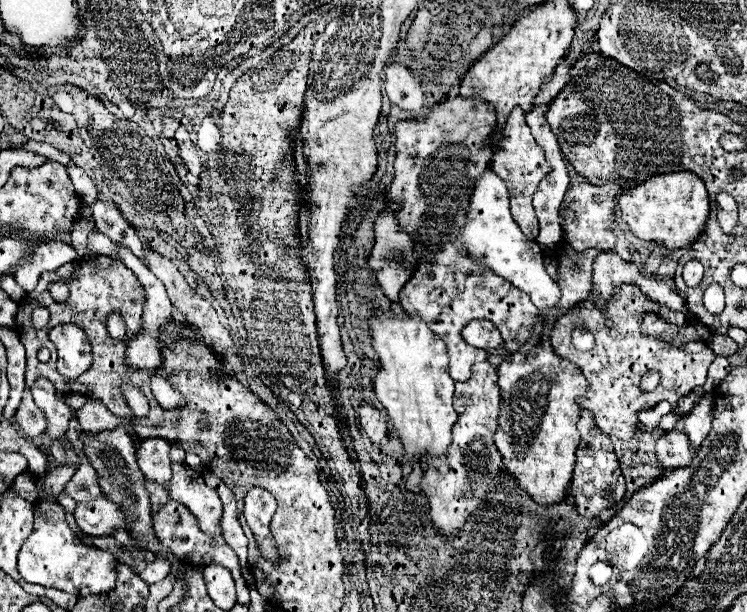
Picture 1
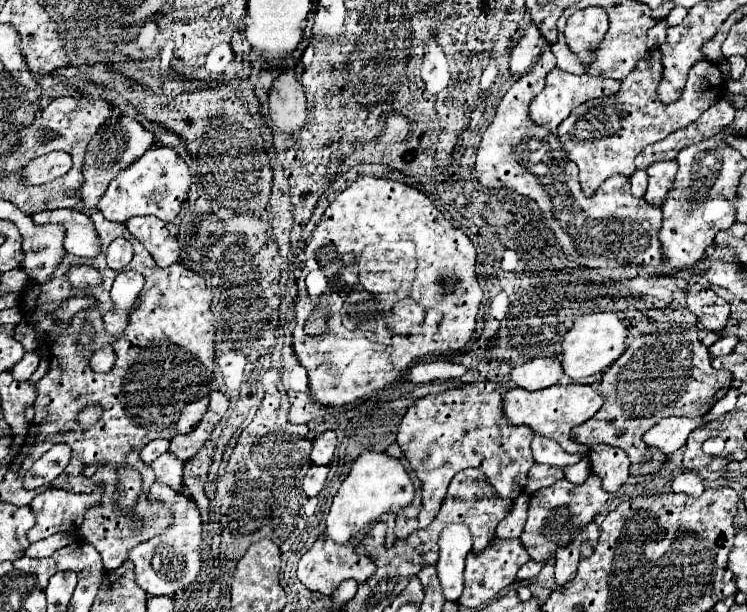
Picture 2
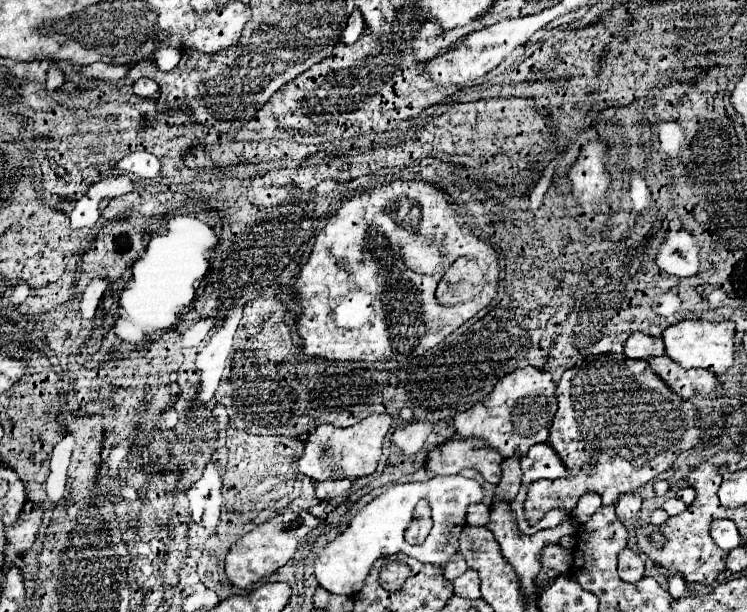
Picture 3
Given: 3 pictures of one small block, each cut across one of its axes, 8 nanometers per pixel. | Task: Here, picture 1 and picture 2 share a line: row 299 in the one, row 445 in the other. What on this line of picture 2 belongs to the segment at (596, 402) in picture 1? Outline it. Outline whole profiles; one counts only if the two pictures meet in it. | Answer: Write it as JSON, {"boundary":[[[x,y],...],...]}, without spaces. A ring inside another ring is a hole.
{"boundary":[[[672,328],[634,338],[618,362],[602,376],[598,392],[602,392],[604,404],[596,412],[596,418],[576,426],[576,430],[572,430],[572,440],[586,446],[606,442],[622,448],[630,456],[630,474],[634,476],[658,472],[666,456],[654,454],[644,444],[642,434],[666,416],[704,416],[717,402],[716,392],[719,392],[720,400],[731,388],[731,372],[714,370],[710,360],[708,348],[692,328]]]}

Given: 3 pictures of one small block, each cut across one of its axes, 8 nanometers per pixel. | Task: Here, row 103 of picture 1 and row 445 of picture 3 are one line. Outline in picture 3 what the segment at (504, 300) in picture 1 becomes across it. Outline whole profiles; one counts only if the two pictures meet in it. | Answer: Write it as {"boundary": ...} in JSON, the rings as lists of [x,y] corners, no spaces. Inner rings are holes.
{"boundary":[[[448,440],[428,452],[426,470],[430,476],[436,474],[458,474],[462,468],[476,468],[484,480],[498,484],[502,478],[502,457],[486,446],[482,440]]]}

